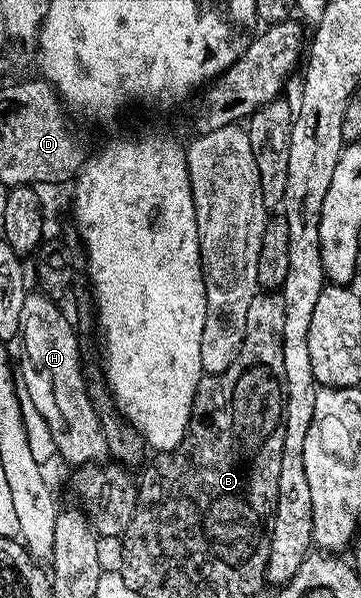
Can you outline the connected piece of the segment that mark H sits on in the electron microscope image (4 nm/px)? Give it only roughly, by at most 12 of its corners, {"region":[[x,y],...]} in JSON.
{"region":[[53,299],[21,304],[17,374],[71,468],[102,463],[81,338]]}

